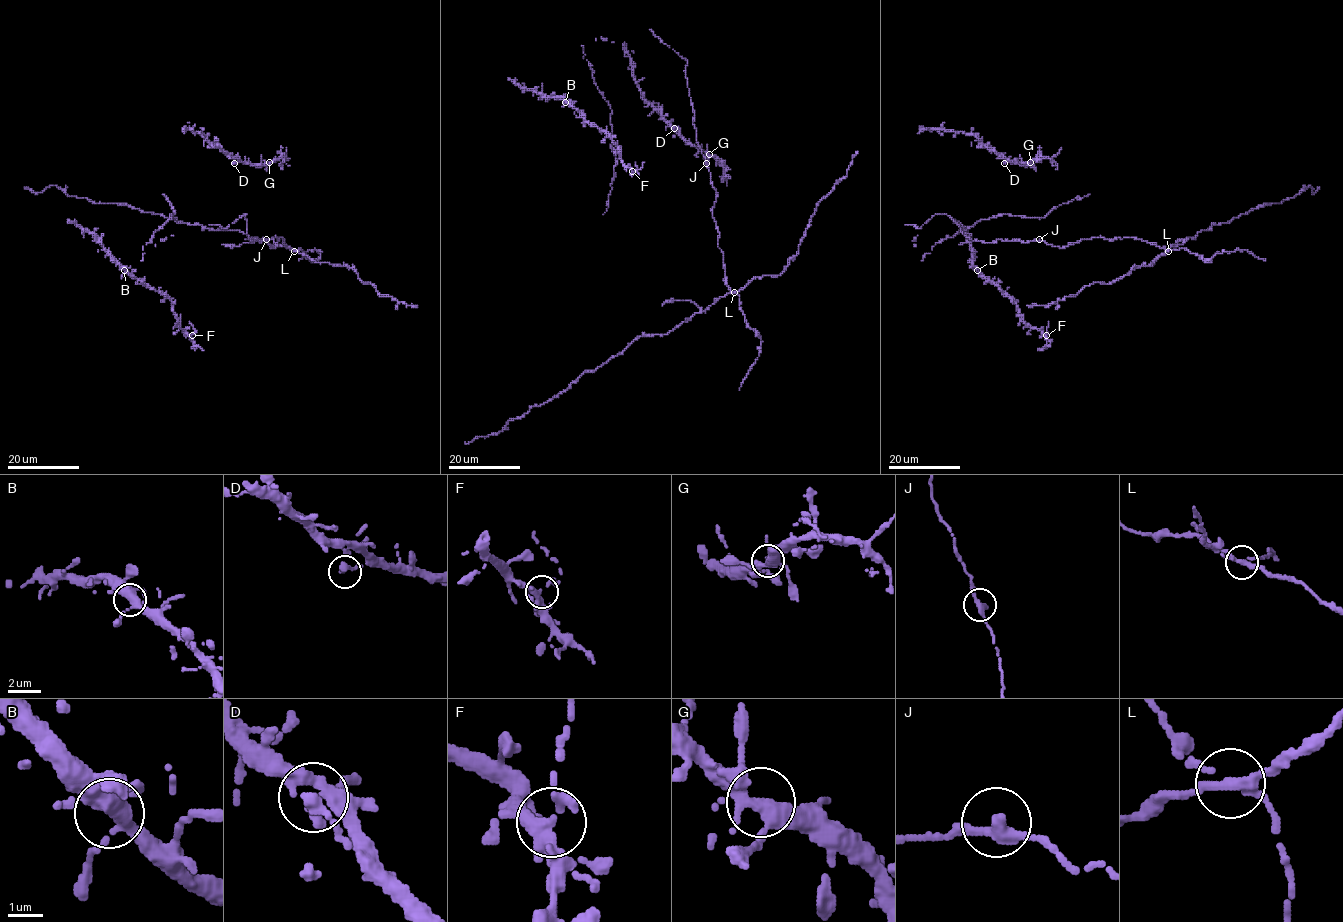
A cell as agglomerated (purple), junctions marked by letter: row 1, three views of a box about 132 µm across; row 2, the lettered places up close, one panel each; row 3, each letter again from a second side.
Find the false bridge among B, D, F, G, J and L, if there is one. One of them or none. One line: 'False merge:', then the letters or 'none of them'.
False merge: L

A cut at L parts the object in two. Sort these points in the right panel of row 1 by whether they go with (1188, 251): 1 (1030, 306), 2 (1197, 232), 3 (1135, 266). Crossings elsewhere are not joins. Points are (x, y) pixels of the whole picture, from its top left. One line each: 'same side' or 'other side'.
1: other side
2: other side
3: other side

